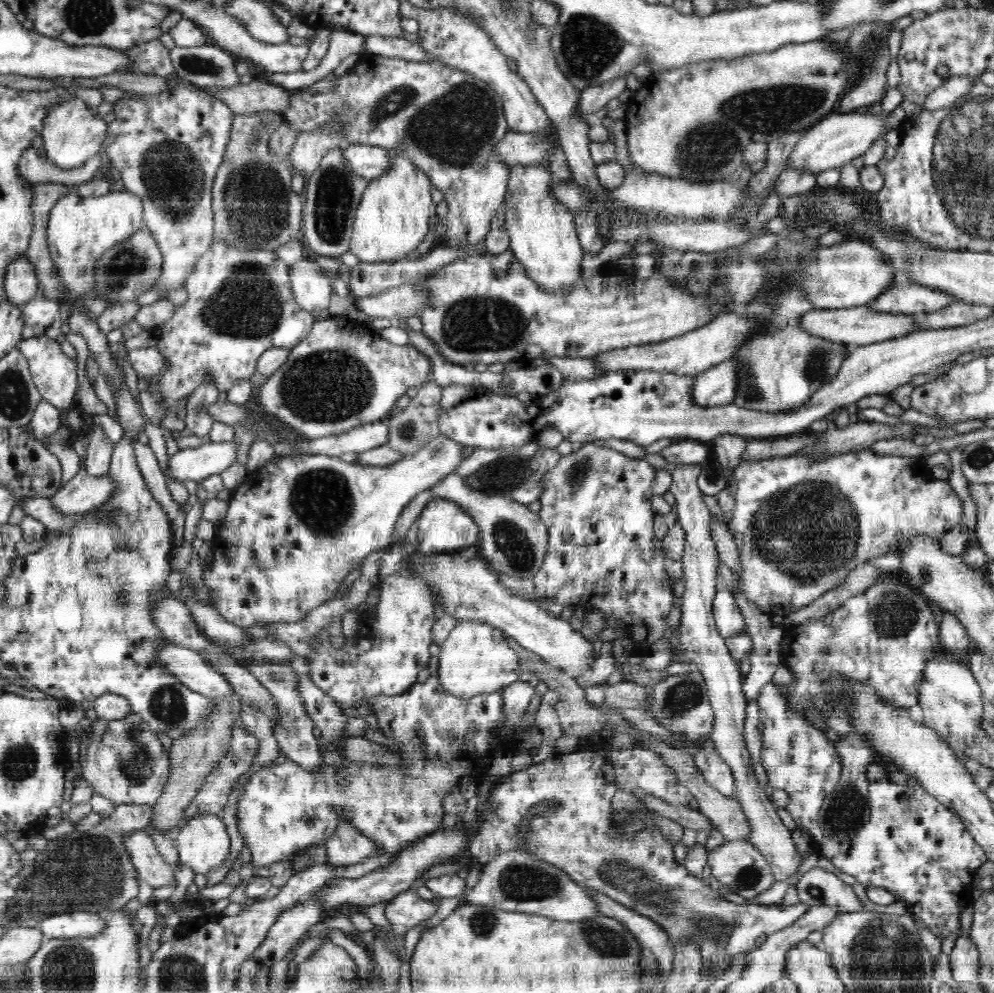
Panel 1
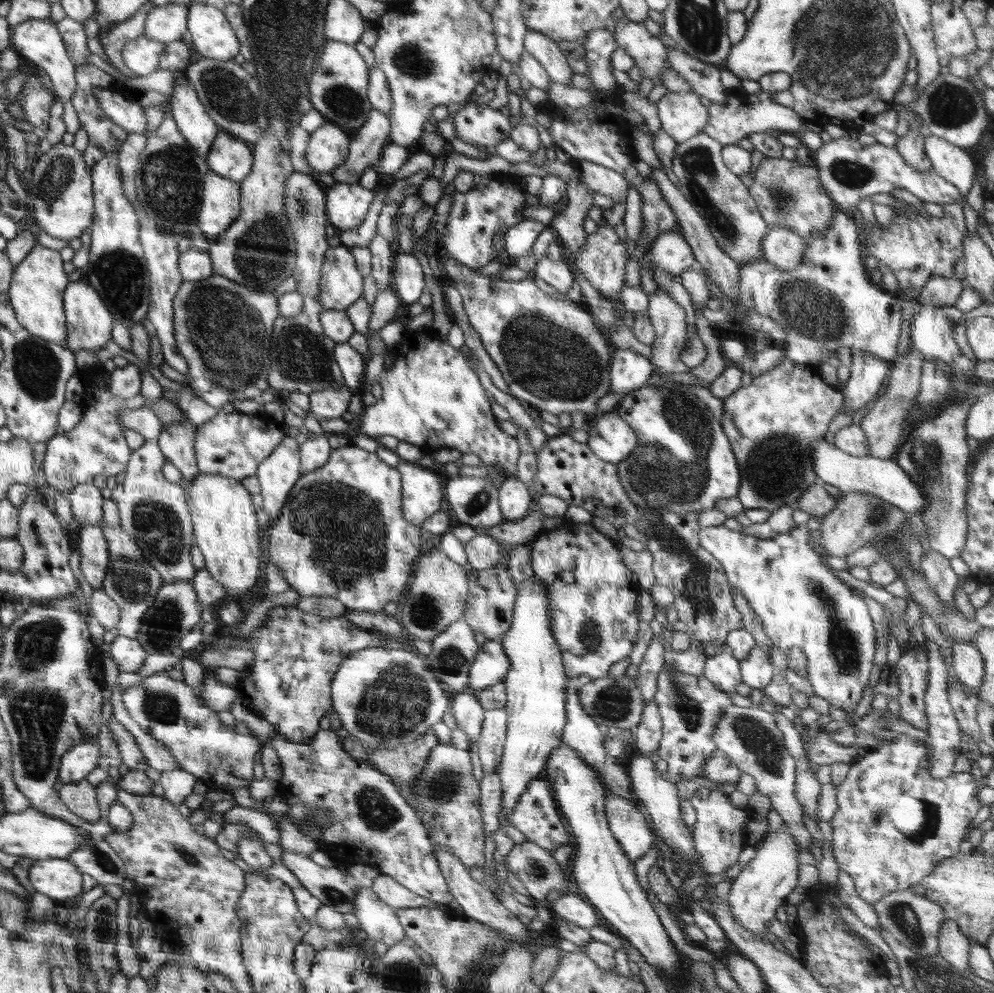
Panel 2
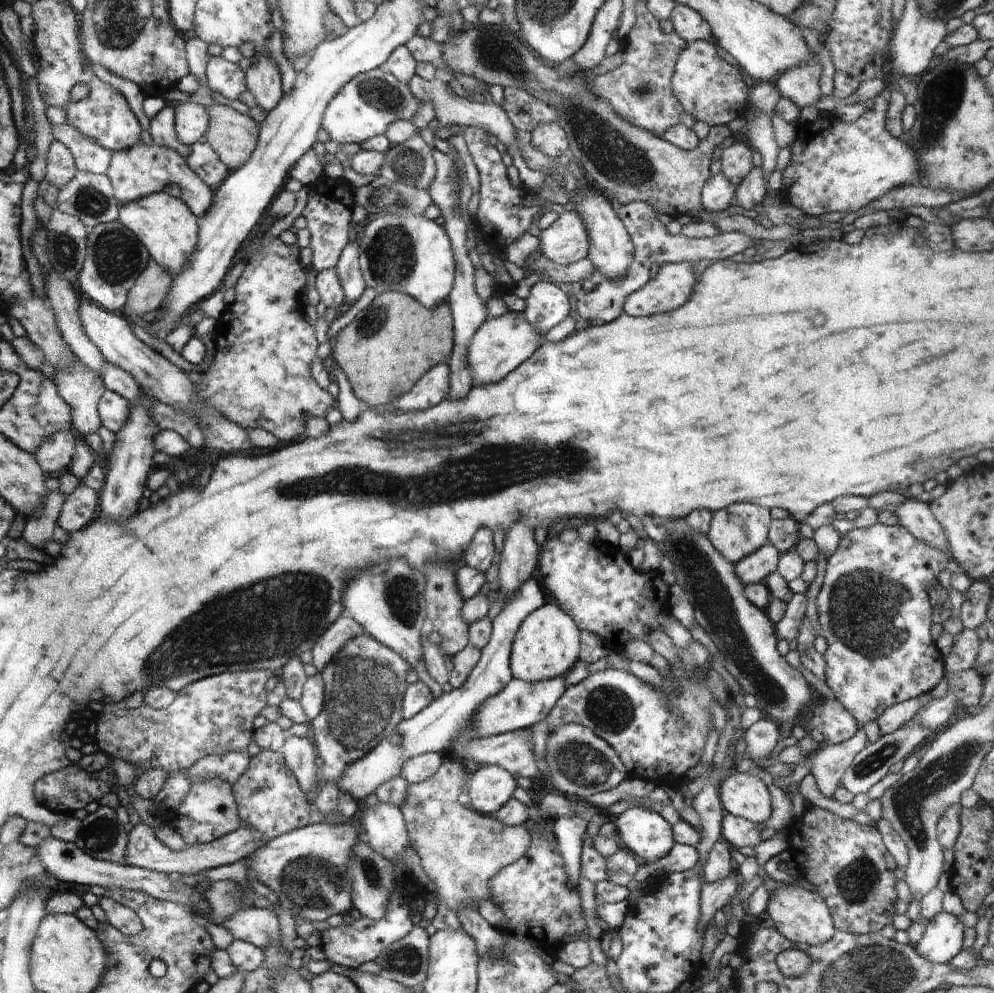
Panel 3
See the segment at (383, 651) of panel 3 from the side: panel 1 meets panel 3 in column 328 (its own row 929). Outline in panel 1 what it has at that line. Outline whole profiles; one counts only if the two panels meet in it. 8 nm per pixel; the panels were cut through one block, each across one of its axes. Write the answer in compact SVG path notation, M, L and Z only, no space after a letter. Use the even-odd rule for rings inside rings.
M584 750L584 751L573 751L572 753L564 754L562 752L557 752L554 756L548 757L546 760L536 764L533 763L530 766L526 767L520 771L511 772L509 775L503 777L499 781L496 781L493 789L490 792L490 803L496 802L497 808L493 809L488 814L482 815L479 819L479 824L475 827L475 835L473 840L471 841L471 846L469 848L470 857L476 858L477 861L486 865L489 859L495 857L498 853L503 853L506 850L514 850L514 851L523 851L526 853L533 854L533 856L538 857L540 860L544 860L557 866L560 870L563 870L566 874L571 876L571 879L574 882L577 882L579 885L582 885L585 888L592 888L598 891L600 894L605 894L610 898L613 898L616 902L622 903L622 906L627 906L631 908L636 914L642 914L646 918L657 922L657 926L663 930L669 936L671 943L676 945L676 942L683 938L683 940L687 940L687 942L693 942L699 946L700 960L701 960L701 976L715 976L719 977L733 962L734 958L738 956L740 953L748 953L752 948L755 947L756 940L760 938L760 936L766 936L769 934L774 934L774 932L778 932L791 924L794 924L798 918L800 918L809 908L808 904L804 904L802 902L795 905L763 905L763 904L736 904L734 902L728 901L724 899L720 895L720 892L713 890L710 885L706 885L702 878L698 878L690 874L686 867L682 864L679 864L674 857L674 845L672 845L666 838L661 834L660 829L658 828L650 828L646 829L643 833L643 837L641 841L634 842L632 839L629 841L629 838L624 838L617 832L616 828L613 828L612 824L612 804L610 800L612 800L612 796L616 794L617 782L612 778L607 780L602 773L602 764L606 759L602 757L600 754L596 753L596 751L592 750ZM544 800L557 800L559 802L559 807L547 813L542 813L540 815L529 816L527 820L527 826L529 826L530 834L525 834L525 832L521 832L518 829L518 824L522 822L522 818L528 817L528 811L536 802L544 802Z

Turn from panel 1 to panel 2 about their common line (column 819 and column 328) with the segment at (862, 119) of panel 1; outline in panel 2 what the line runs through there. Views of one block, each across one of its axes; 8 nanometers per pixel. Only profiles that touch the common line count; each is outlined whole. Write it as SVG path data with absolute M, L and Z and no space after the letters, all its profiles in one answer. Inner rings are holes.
M325 122L310 136L305 153L308 166L316 172L332 172L346 161L351 139L342 128Z

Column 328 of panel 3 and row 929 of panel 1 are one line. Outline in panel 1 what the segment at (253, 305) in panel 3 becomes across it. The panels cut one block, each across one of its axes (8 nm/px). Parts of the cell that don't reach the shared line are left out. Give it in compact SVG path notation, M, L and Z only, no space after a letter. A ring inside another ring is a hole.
M404 892L401 897L388 901L384 912L393 932L405 936L407 930L435 914L436 907L422 900L416 892Z

